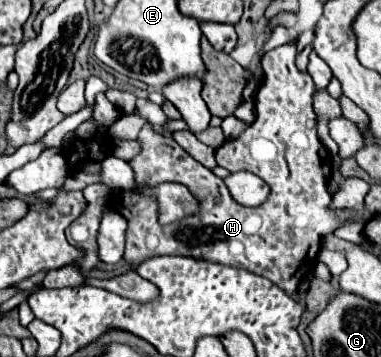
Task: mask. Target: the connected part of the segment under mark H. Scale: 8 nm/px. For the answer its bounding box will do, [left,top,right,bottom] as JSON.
[109,44,337,294]

